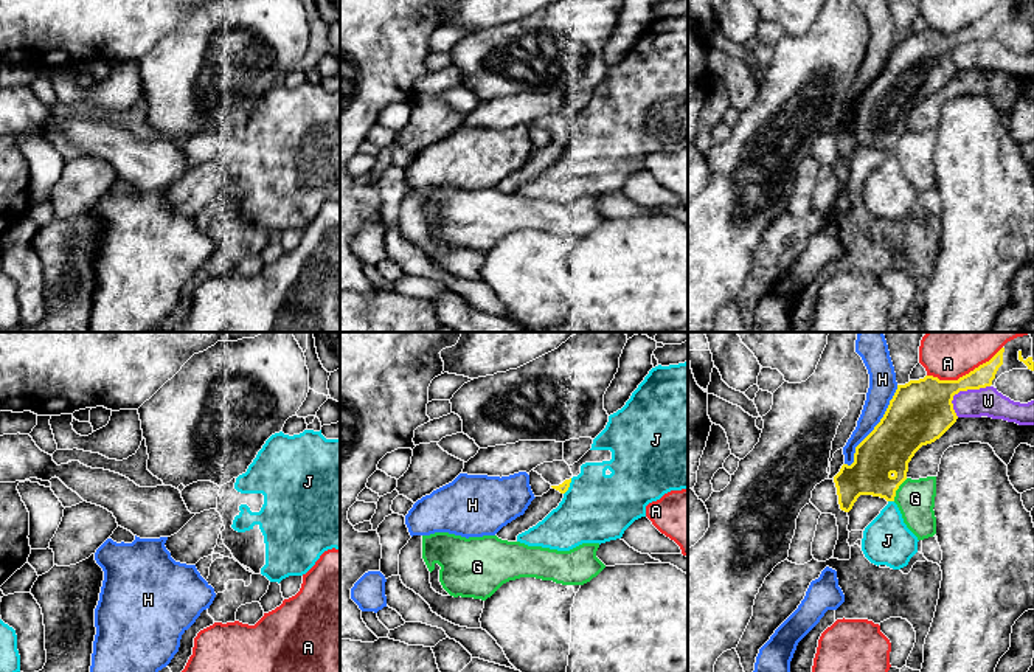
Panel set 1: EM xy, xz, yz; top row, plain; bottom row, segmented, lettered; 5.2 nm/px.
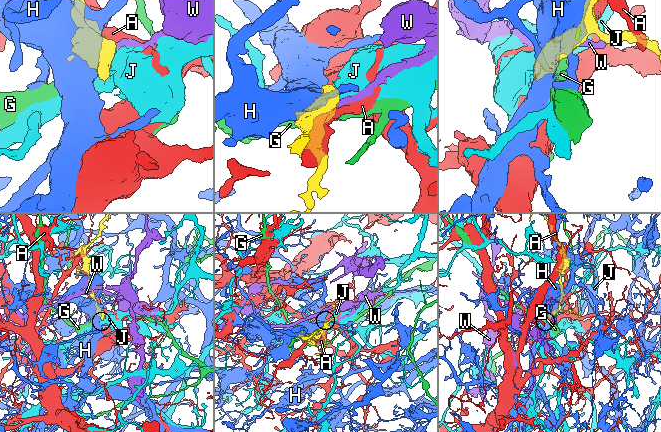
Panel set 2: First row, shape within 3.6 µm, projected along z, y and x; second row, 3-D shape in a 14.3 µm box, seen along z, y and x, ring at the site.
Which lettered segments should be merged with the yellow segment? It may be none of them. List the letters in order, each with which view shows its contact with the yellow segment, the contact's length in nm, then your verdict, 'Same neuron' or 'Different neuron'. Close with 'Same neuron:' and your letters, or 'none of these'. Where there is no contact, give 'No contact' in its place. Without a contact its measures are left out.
A: Touches yellow in yz. Shared border 420 nm. Different neuron
G: Touches yellow in yz. Shared border 140 nm. Different neuron
H: Touches yellow in yz. Shared border 500 nm. Different neuron
J: Touches yellow in xz. Shared border 100 nm. Different neuron
W: Touches yellow in yz. Shared border 240 nm. Different neuron
Same neuron: none of these

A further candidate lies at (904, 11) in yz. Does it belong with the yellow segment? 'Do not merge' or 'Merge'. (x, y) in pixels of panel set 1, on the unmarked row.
Do not merge

